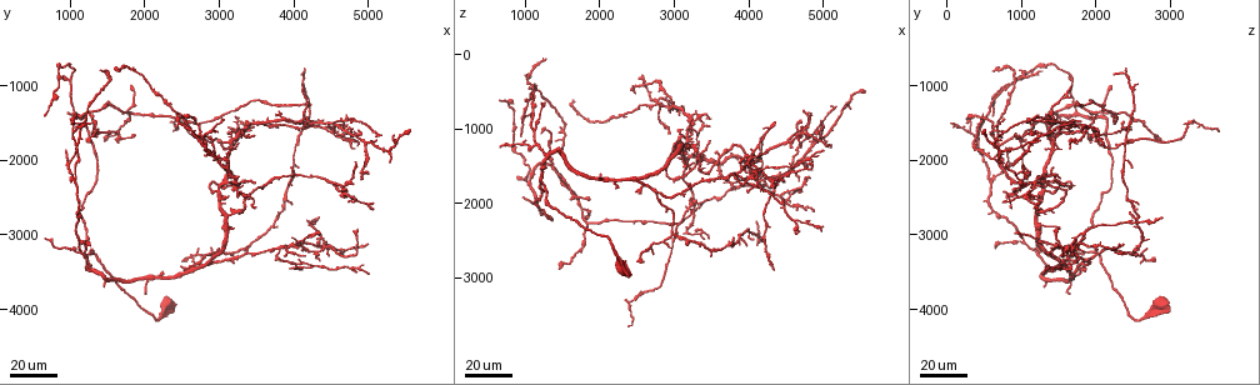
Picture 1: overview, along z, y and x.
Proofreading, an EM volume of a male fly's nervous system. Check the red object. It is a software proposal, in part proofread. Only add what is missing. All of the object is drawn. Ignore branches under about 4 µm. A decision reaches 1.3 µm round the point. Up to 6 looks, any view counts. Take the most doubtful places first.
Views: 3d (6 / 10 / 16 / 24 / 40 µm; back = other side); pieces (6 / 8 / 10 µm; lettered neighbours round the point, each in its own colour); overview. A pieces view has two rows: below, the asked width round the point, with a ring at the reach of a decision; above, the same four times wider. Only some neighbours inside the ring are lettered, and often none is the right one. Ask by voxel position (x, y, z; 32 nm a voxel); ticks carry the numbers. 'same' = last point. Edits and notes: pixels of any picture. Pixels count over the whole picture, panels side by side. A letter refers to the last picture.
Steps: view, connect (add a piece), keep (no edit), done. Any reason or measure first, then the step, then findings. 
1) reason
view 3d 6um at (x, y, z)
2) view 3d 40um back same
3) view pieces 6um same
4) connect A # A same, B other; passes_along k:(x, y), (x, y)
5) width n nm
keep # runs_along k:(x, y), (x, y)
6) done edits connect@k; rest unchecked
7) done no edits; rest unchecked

an open end
view 3d 40um at (1000, 1350, 1950)

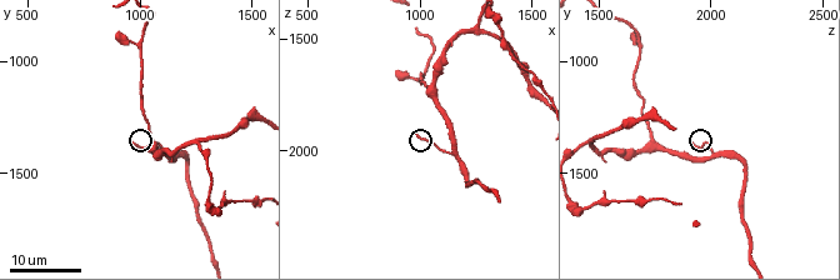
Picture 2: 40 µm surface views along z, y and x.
see the neighbours
view pieces 6um at (970, 1350, 1930)

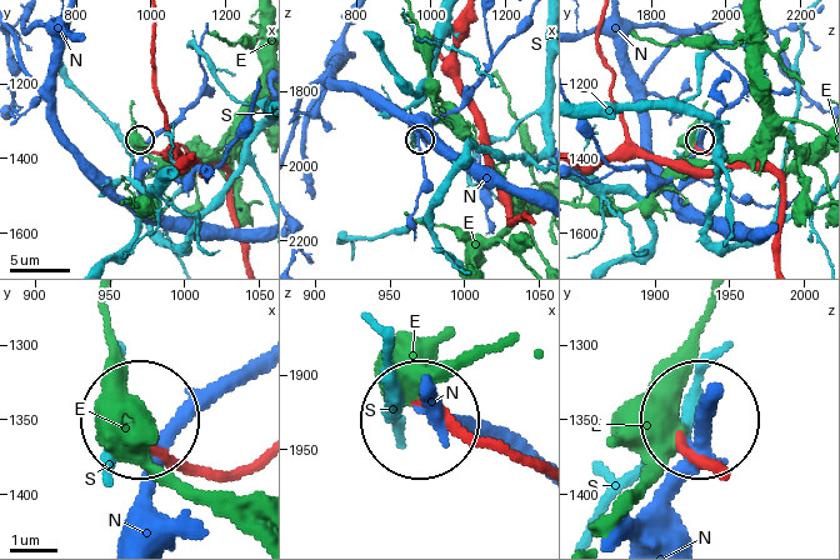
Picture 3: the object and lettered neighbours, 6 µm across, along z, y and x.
width 190 nm
keep # E other, N other, S other; runs_along 3:(533, 465), (473, 445), (418, 401); none of them fits

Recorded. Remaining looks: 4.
free end
view 3d 24um at (700, 1400, 600)

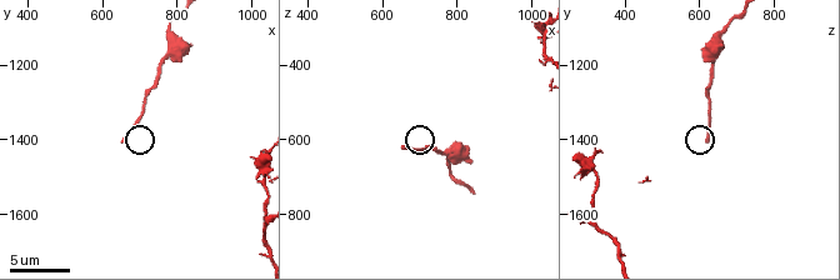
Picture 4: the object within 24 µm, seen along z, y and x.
view pieces 6um at (660, 1400, 620)

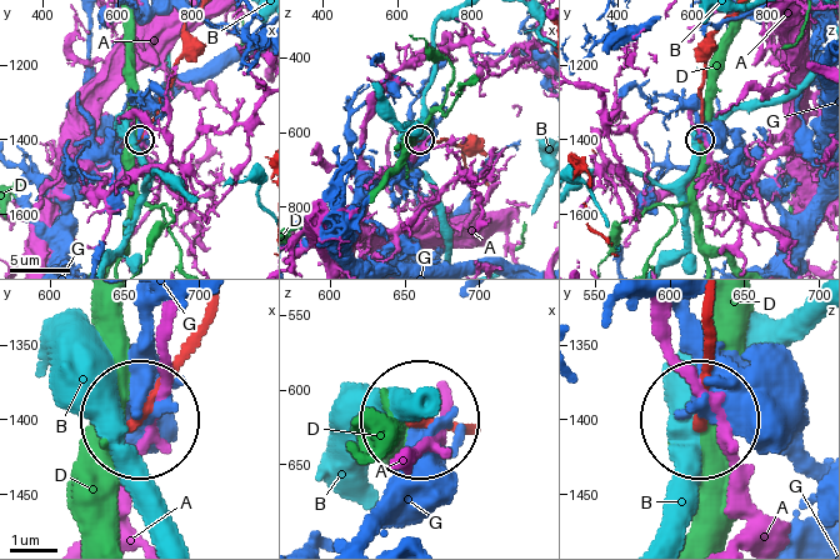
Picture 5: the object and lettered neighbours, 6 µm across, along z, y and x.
keep # A other, B other, D other, G other; runs_along 5:(214, 306), (146, 410); none of them fits

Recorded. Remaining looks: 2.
thin end
view 3d 40um at (4750, 2550, 800)

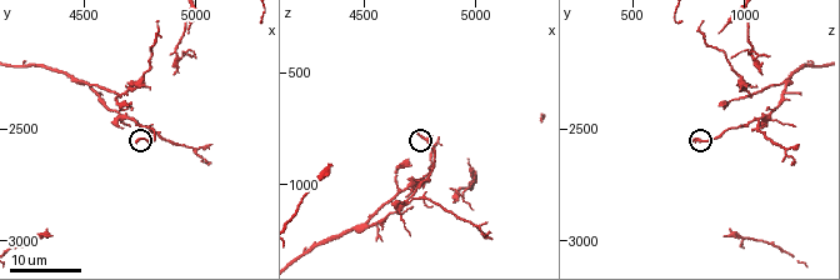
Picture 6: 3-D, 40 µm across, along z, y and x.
view pieces 8um at (4720, 2550, 750)

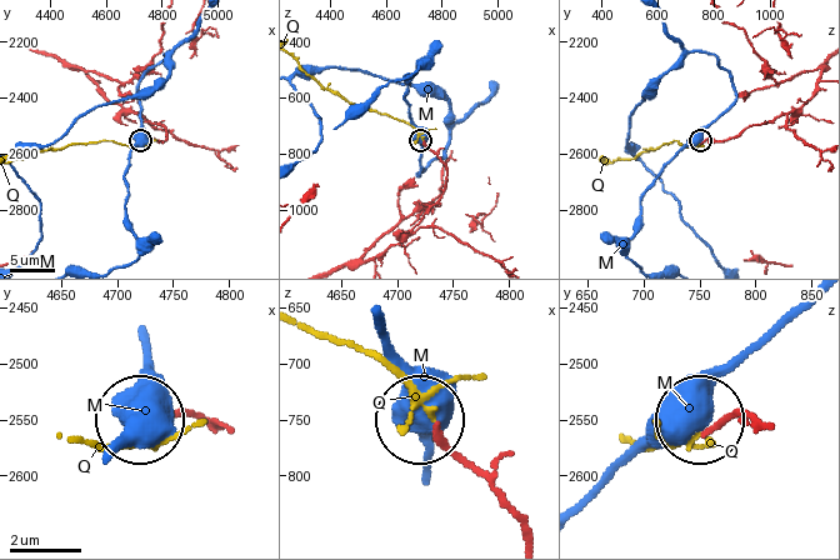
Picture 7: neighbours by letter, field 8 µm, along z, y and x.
width 170 nm
connect Q # M other, Q same; passes_along 7:(445, 164), (410, 126), (348, 103), (323, 88), (300, 65); the neuron continues

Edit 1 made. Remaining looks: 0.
done edits connect@7; rest unchecked

